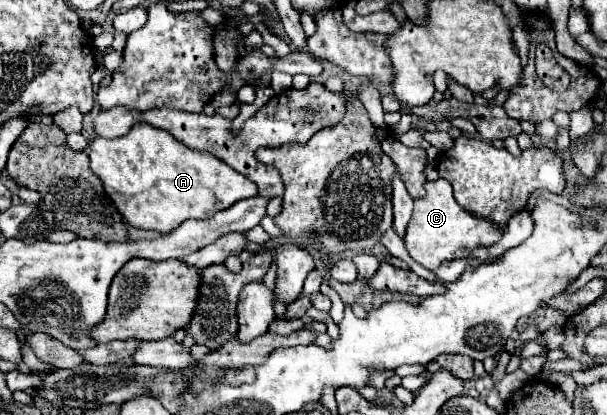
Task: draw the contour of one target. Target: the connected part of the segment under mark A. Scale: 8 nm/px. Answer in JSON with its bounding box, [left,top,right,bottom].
[89,122,257,234]

